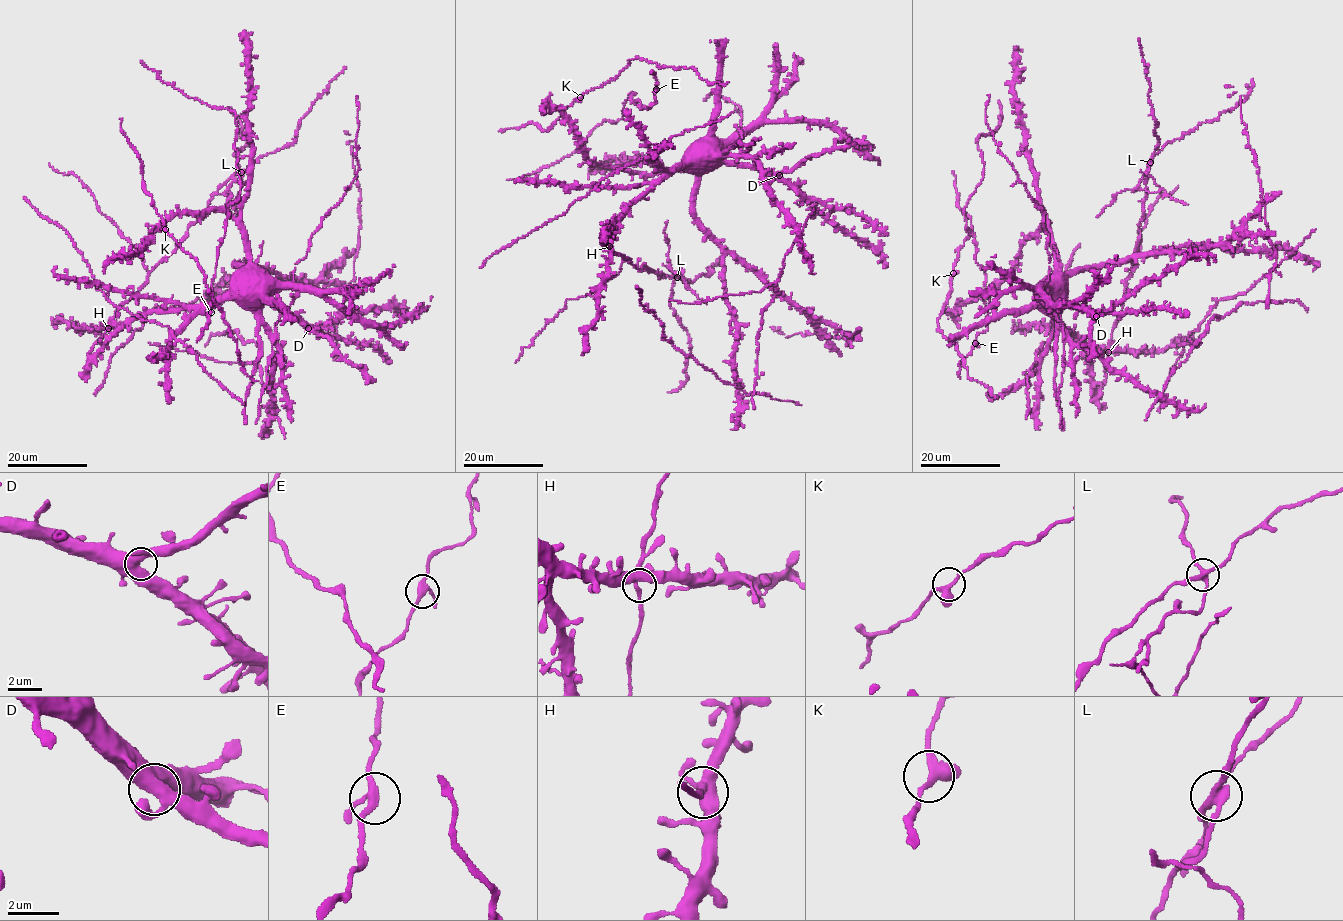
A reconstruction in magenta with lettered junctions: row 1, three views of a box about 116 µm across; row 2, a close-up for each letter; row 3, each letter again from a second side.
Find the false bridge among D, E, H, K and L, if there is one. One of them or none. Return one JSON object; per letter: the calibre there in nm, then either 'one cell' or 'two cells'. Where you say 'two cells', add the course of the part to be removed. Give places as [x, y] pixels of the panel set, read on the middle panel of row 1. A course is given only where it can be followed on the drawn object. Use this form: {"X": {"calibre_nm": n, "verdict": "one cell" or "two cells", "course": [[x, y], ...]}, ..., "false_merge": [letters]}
{"D": {"calibre_nm": 480, "verdict": "one cell"}, "E": {"calibre_nm": 280, "verdict": "one cell"}, "H": {"calibre_nm": 300, "verdict": "one cell"}, "K": {"calibre_nm": 320, "verdict": "one cell"}, "L": {"calibre_nm": 280, "verdict": "two cells", "course": [[677, 277], [670, 304], [686, 332], [691, 351], [684, 370], [687, 380], [678, 389], [668, 393]]}, "false_merge": ["L"]}

